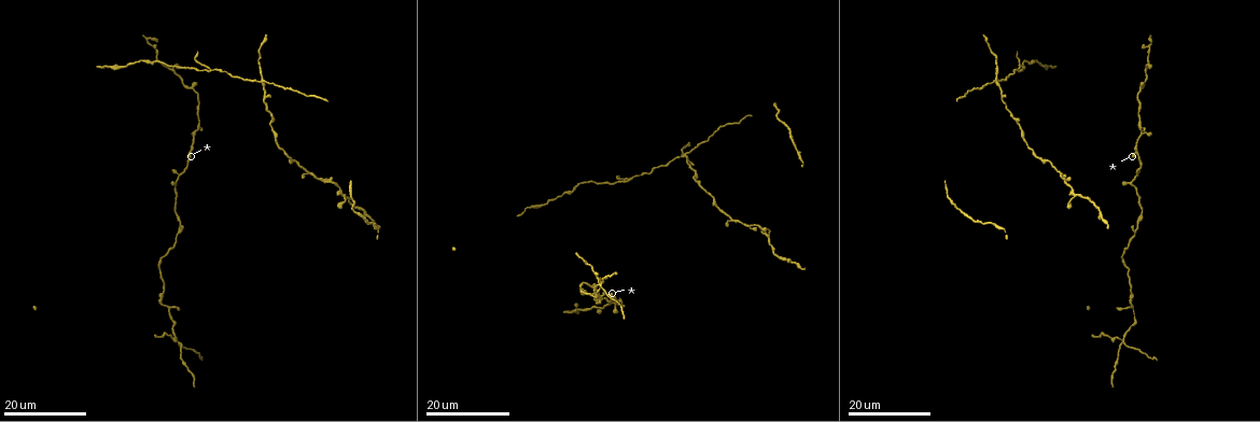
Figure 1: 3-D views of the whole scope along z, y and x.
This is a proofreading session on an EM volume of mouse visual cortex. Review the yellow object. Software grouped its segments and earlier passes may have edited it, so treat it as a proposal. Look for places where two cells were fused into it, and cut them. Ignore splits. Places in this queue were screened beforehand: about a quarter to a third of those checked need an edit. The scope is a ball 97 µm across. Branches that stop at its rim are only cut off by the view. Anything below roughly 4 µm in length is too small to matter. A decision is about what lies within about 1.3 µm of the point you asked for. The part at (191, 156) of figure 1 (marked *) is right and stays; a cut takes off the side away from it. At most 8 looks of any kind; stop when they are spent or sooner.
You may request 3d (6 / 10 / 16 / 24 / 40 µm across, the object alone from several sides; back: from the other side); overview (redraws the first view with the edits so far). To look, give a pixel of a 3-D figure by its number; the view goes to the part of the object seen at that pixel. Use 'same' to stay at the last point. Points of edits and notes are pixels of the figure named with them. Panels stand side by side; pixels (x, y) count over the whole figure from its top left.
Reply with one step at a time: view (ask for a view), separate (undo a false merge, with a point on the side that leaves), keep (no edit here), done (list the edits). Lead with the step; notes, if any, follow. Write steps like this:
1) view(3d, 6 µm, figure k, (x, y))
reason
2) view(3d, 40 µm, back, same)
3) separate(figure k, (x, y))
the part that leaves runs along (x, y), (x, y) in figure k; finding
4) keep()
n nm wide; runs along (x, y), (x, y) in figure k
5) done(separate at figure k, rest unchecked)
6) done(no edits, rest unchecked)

view(3d, 24 µm, figure 1, (189, 150))
branch point

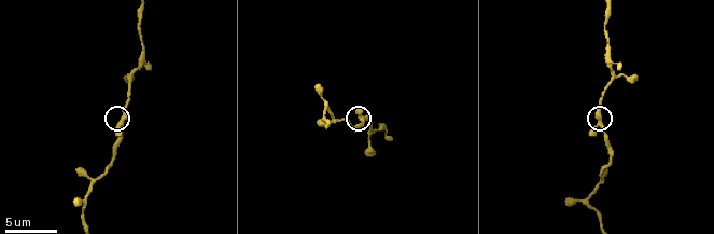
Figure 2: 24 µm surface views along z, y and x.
view(3d, 10 µm, figure 2, (121, 121))
closer look

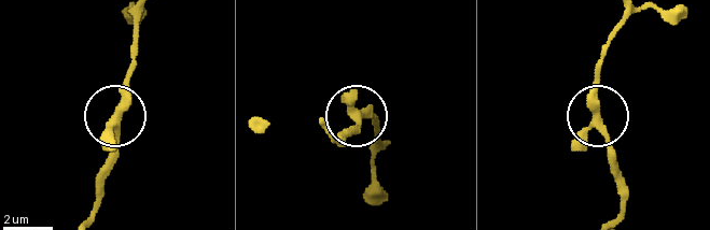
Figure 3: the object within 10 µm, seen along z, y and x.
keep()
3 arms; runs along (572, 143), (593, 118), (613, 174) in figure 3; continuous, no second cell

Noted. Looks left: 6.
view(3d, 16 µm, figure 1, (1074, 196))
three-way junction

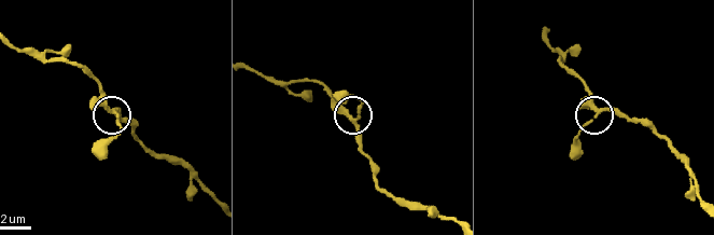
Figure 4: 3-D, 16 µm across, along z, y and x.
view(3d, 10 µm, figure 4, (356, 124))

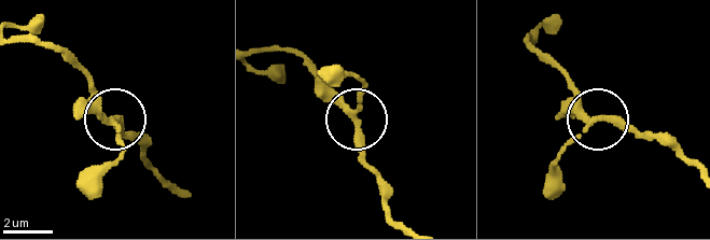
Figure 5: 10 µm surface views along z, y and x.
keep()
side arm 16 µm; runs along (16, 34), (53, 46), (84, 78), (96, 108), (134, 132) in figure 5; all the same cell

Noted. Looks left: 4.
view(3d, 16 µm, figure 1, (307, 172))
side arm on a straight run

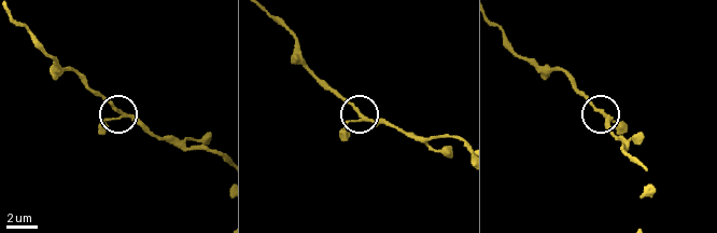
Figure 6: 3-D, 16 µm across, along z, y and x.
view(3d, 6 µm, figure 6, (360, 116))

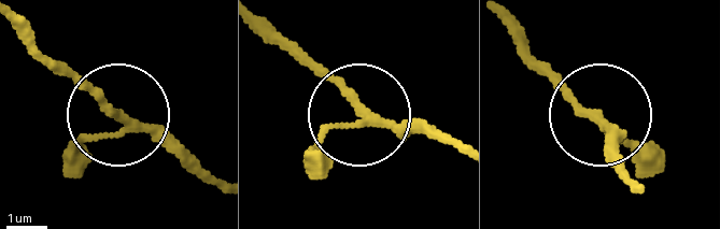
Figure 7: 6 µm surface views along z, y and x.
keep()
190 nm wide; runs along (20, 30), (202, 181) in figure 7; continuous, no second cell

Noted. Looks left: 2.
view(3d, 24 µm, figure 1, (997, 81))
four or more arms meet

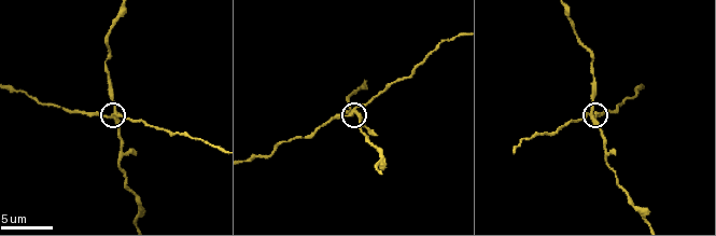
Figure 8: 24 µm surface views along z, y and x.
view(3d, 6 µm, figure 8, (591, 117))

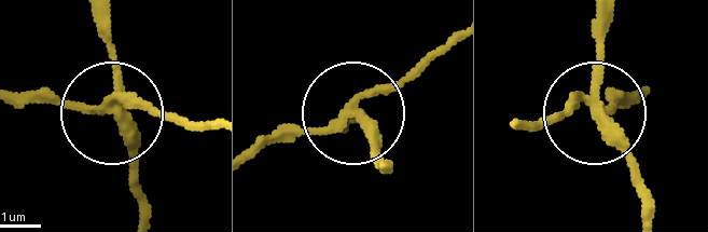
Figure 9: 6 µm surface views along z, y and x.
separate(figure 9, (47, 97))
the part that leaves runs along (108, 100), (9, 100) in figure 9; two cells meet here

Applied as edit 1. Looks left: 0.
done(separate at figure 9, rest unchecked)

